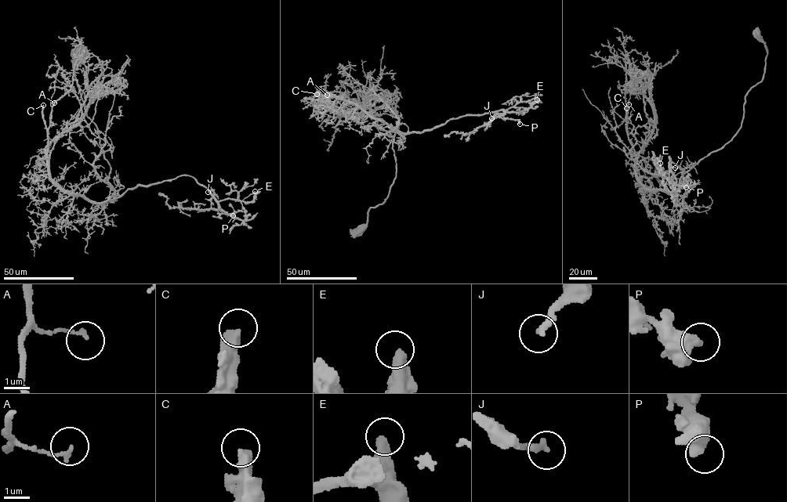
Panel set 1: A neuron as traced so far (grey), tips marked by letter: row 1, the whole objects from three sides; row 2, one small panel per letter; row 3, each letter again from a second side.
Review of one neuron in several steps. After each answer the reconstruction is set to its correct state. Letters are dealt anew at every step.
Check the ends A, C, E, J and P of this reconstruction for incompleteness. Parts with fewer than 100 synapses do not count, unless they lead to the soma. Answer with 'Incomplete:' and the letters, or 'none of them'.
Incomplete: C

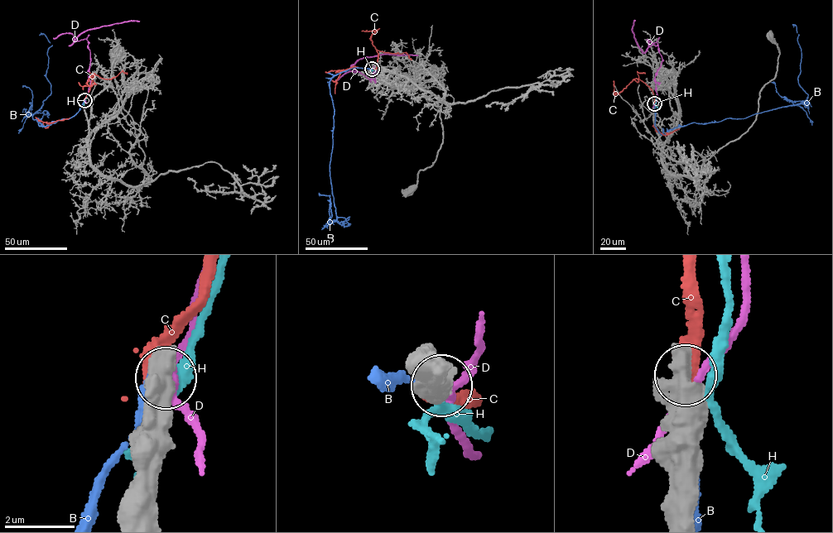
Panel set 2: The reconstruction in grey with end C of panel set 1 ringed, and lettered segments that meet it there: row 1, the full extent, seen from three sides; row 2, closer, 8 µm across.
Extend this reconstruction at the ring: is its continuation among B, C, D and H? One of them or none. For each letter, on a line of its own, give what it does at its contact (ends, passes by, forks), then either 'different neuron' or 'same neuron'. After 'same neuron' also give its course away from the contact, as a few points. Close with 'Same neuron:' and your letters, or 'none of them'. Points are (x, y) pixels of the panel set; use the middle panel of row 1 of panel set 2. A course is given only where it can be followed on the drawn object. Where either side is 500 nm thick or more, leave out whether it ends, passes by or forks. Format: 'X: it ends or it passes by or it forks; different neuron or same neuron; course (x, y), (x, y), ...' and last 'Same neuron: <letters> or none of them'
B: different neuron
C: different neuron
D: different neuron
H: it passes by; different neuron
Same neuron: none of them

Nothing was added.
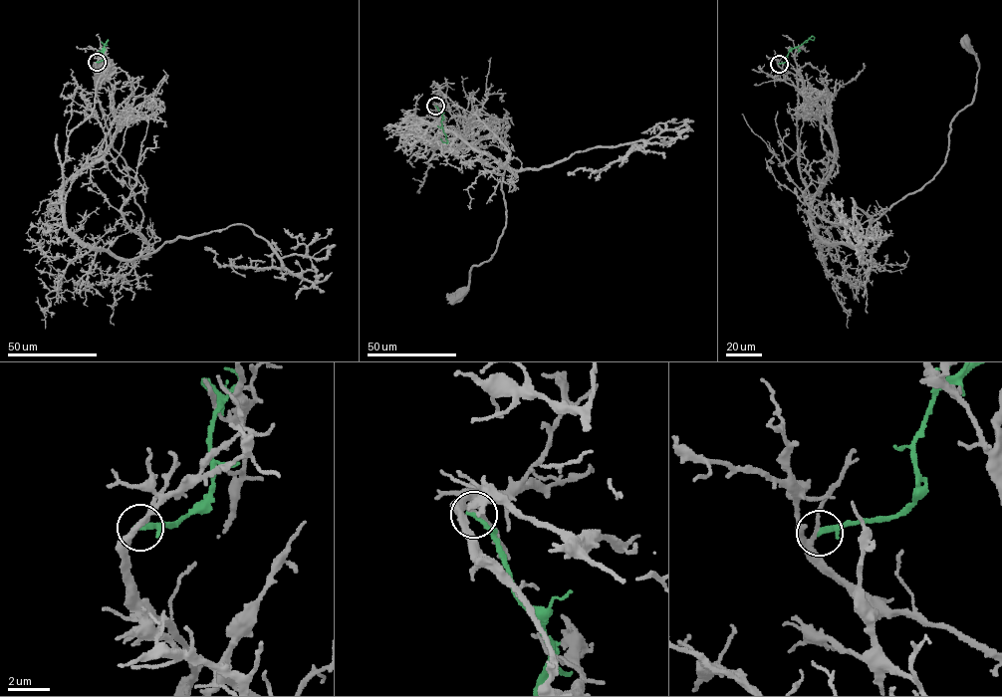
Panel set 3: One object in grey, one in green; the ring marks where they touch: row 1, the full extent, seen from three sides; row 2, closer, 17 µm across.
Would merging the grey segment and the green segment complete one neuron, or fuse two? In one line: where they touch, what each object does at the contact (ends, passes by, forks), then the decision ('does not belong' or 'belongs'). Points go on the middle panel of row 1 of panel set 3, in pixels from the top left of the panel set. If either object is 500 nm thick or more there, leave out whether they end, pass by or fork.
at (435, 106); grey forks there; green ends there; does not belong

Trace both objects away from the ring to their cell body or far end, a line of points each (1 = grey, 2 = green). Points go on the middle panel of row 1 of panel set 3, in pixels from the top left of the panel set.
1: (435, 106), (440, 121), (415, 121), (456, 132), (505, 165), (503, 234), (462, 291)
2: (435, 106), (442, 114), (447, 142), (440, 138)

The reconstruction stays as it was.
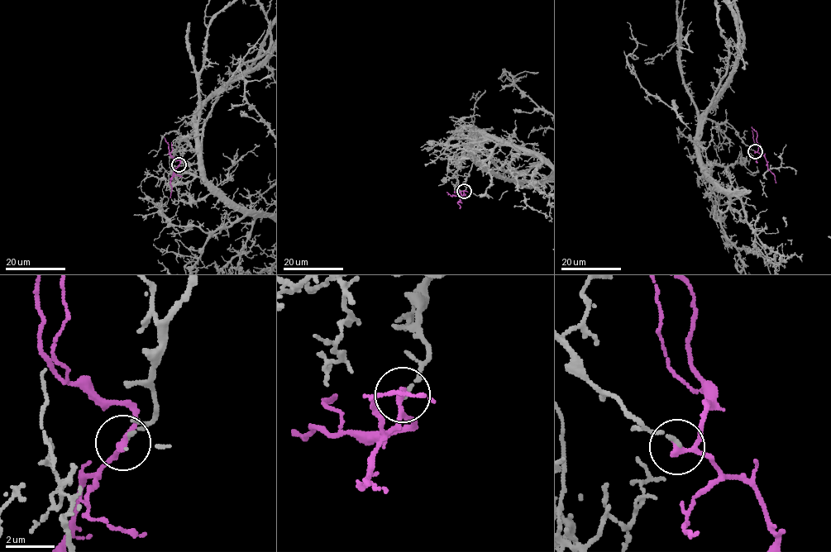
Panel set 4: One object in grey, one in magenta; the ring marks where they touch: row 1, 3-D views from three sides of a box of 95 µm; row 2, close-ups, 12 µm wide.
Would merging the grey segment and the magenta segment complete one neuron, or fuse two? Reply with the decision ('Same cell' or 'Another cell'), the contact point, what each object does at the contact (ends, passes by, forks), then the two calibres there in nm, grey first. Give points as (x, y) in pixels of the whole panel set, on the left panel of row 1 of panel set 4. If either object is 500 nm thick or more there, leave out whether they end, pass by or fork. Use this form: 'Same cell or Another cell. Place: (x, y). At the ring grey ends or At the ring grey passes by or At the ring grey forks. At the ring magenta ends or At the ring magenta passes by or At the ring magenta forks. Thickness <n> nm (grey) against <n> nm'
Another cell. Place: (179, 164). At the ring grey ends. At the ring magenta passes by. Thickness 150 nm (grey) against 220 nm

